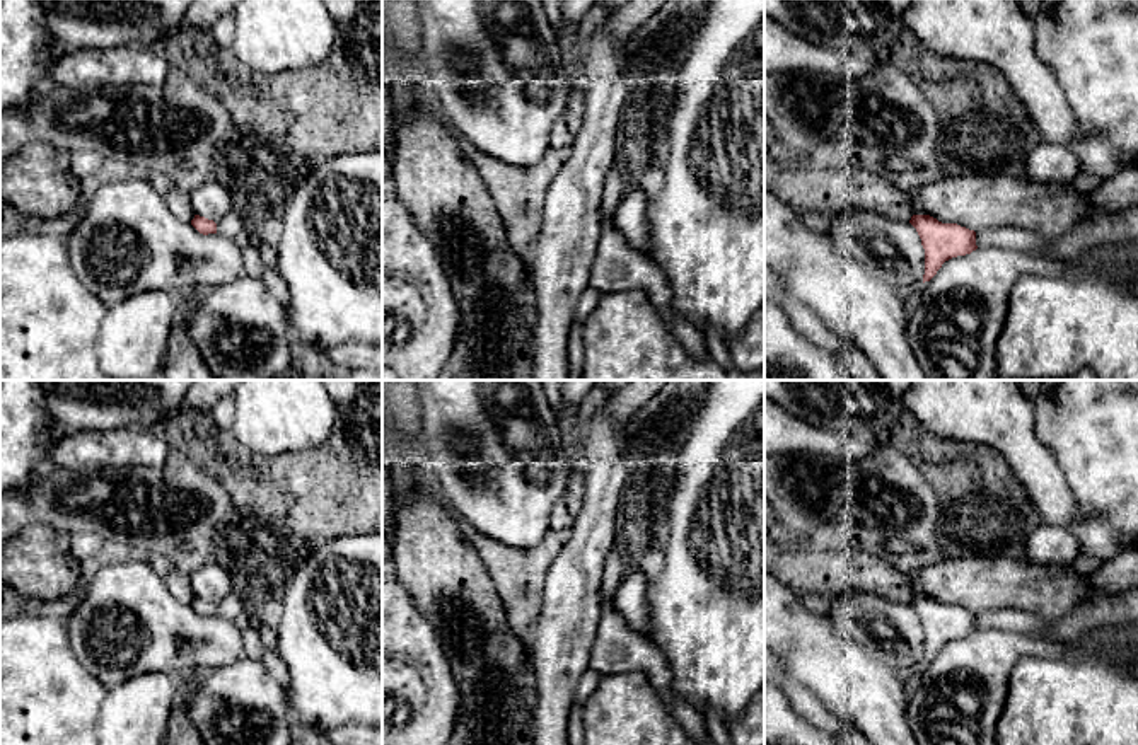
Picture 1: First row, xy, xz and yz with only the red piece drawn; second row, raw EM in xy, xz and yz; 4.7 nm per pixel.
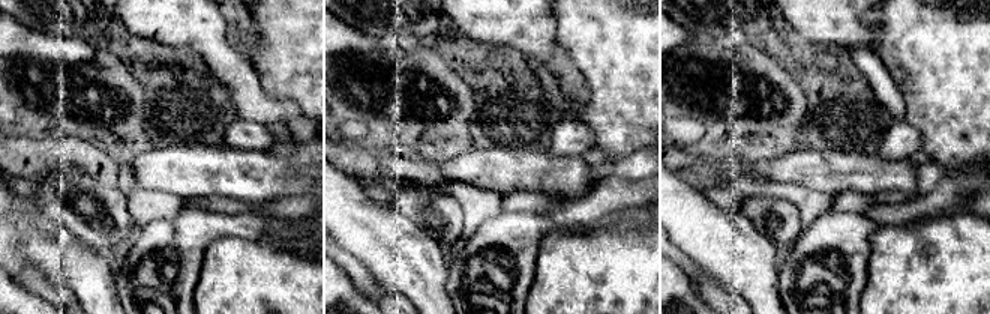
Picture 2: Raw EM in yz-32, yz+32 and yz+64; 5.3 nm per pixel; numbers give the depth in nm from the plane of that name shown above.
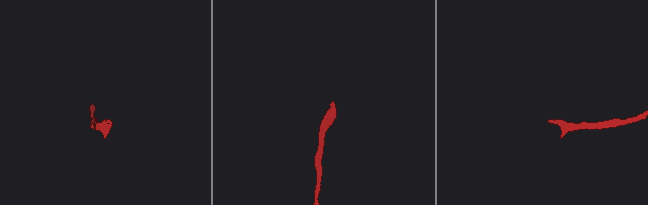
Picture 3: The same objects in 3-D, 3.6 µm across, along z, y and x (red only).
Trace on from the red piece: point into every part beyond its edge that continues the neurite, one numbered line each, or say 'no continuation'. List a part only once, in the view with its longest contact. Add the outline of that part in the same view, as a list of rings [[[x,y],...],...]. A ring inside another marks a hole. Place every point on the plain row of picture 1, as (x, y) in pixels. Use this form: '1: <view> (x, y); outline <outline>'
no continuation

